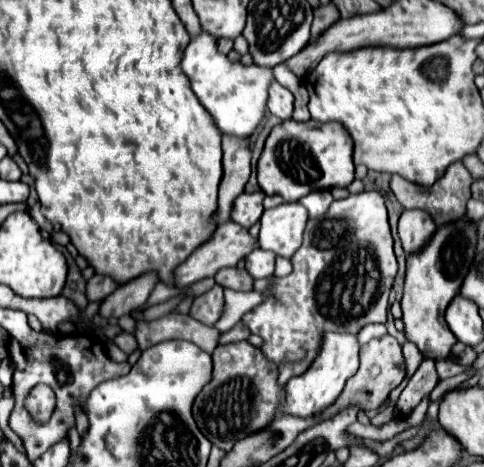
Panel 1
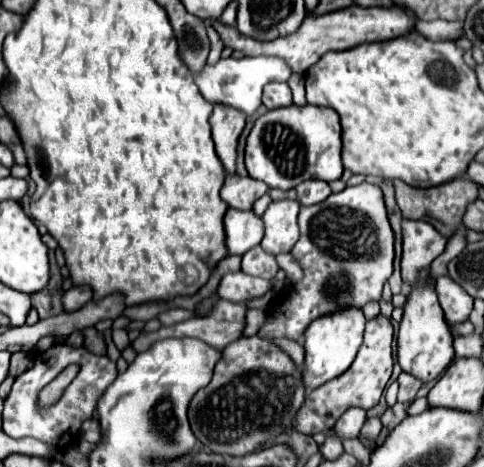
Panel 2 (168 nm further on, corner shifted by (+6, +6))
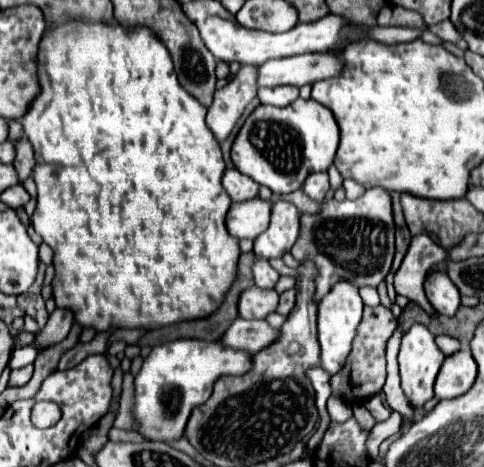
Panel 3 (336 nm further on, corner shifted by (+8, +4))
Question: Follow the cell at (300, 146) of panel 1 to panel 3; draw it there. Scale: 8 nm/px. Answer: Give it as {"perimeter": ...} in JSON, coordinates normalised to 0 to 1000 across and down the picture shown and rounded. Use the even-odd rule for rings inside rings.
{"perimeter":[[[616,210],[612,218],[603,218],[599,227],[574,231],[574,227],[545,227],[537,223],[504,261],[500,278],[492,283],[483,313],[479,313],[479,347],[483,355],[517,377],[525,390],[554,398],[566,415],[599,415],[607,407],[620,407],[628,385],[645,373],[645,368],[678,368],[678,360],[690,347],[690,330],[698,317],[698,266],[690,257],[690,244],[649,218],[649,214],[624,214]]]}

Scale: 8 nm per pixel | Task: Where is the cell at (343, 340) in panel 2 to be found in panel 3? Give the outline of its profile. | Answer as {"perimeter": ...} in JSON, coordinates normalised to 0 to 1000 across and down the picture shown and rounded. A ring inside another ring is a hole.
{"perimeter":[[[719,604],[690,608],[686,621],[678,625],[678,634],[669,634],[669,642],[657,651],[661,788],[669,788],[678,801],[694,801],[694,797],[702,797],[702,788],[711,788],[715,767],[727,749],[727,732],[736,724],[744,685],[748,685],[748,660],[752,660],[752,651],[740,630],[740,617]]]}

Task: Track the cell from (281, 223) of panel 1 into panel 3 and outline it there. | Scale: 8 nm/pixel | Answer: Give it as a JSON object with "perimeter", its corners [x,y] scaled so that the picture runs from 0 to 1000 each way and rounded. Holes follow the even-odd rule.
{"perimeter":[[[574,428],[562,437],[558,484],[525,514],[525,544],[545,548],[550,557],[583,552],[599,540],[620,497],[620,454],[607,437]]]}

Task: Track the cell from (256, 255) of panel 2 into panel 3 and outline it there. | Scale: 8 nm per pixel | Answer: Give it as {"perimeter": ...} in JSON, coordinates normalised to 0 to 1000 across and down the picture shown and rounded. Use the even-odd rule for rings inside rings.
{"perimeter":[[[529,552],[521,565],[521,587],[525,587],[525,604],[537,617],[566,617],[566,608],[574,604],[579,587],[558,570],[554,557],[545,552]]]}

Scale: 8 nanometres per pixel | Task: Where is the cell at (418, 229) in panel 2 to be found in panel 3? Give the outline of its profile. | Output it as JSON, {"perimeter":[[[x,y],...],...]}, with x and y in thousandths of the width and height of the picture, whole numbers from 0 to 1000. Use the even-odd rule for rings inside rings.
{"perimeter":[[[880,501],[855,505],[847,514],[843,540],[831,557],[826,578],[814,591],[814,617],[826,634],[847,638],[851,647],[868,651],[868,660],[880,660],[880,668],[888,677],[897,677],[897,660],[893,651],[880,642],[876,630],[876,600],[884,591],[884,578],[893,565],[917,561],[926,548],[926,535],[905,527],[893,510],[884,510]]]}

